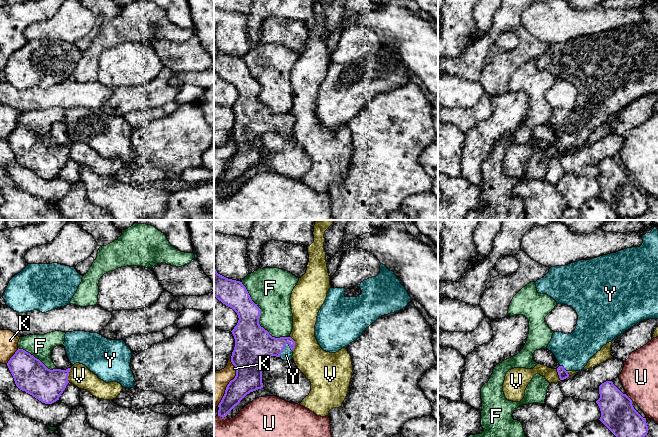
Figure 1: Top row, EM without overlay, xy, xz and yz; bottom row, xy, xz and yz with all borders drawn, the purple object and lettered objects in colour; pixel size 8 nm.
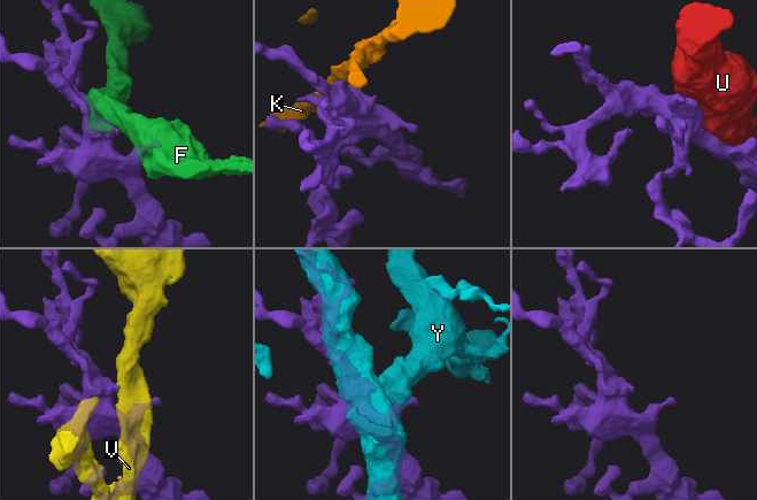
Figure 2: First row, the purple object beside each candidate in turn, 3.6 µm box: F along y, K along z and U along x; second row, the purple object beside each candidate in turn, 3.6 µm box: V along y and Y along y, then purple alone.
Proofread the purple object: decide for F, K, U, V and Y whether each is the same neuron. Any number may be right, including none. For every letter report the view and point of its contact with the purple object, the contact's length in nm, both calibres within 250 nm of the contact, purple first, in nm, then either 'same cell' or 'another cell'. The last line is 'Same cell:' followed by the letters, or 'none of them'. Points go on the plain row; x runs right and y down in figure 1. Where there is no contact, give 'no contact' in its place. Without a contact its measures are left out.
F: xz (258, 94) | 600 nm | 300/320 nm | another cell
K: xy (12, 132) | 160 nm | 280/150 nm | another cell
U: yz (629, 174) | 60 nm | 280/300 nm | another cell
V: xz (294, 119) | 120 nm | 200/260 nm | another cell
Y: xz (283, 125) | 140 nm | 300/90 nm | same cell
Same cell: Y

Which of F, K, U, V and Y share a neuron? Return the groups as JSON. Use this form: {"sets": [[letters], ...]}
{"sets": [["F"], ["K"], ["U"], ["V"], ["Y"]]}

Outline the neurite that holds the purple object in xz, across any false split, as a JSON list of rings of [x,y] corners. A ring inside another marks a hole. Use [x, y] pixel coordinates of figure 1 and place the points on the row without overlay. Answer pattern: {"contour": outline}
{"contour": [[[214,43],[214,72],[226,82],[232,84],[238,91],[238,99],[231,107],[235,115],[231,138],[236,143],[236,152],[229,158],[225,170],[219,179],[218,192],[224,194],[250,168],[263,164],[262,141],[263,135],[271,132],[290,137],[295,124],[295,117],[291,113],[272,113],[259,100],[261,85],[255,80],[246,63],[240,57],[228,55],[217,49]]]}

